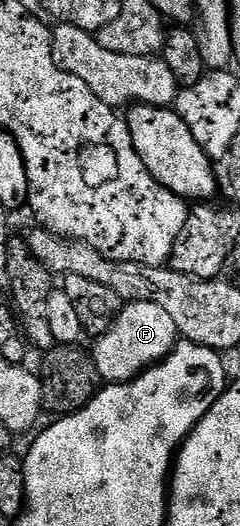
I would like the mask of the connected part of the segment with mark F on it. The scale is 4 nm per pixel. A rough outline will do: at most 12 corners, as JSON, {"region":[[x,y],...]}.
{"region":[[124,303],[94,341],[101,380],[126,384],[179,339],[161,306]]}

